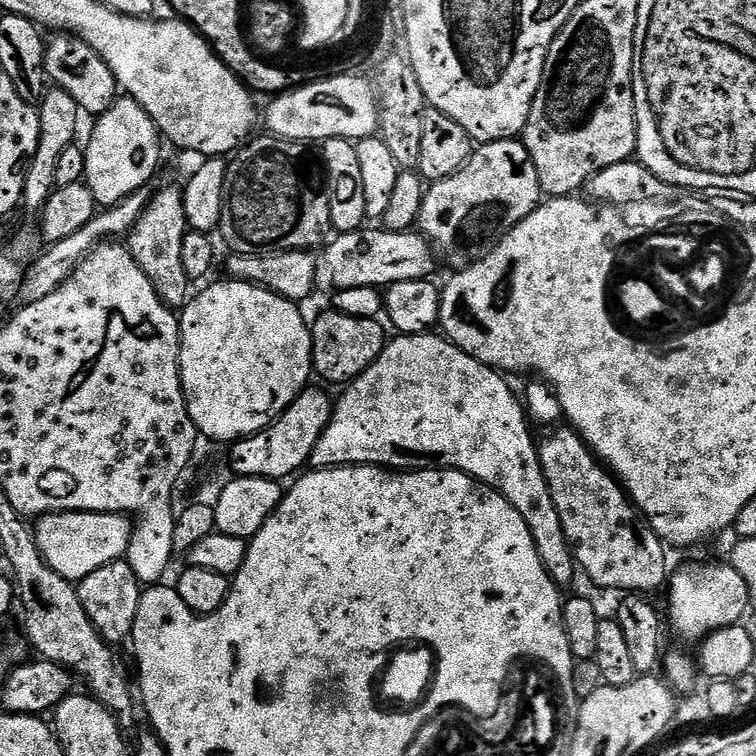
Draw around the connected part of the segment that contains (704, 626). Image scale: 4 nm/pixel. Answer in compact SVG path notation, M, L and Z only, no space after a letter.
M731 563L700 564L697 568L673 571L668 592L668 616L680 636L688 640L703 641L719 628L739 625L750 612L748 587Z

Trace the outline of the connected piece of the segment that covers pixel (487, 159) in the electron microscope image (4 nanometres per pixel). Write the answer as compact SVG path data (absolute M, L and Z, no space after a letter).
M516 138L511 140L490 140L481 143L479 147L473 151L472 157L464 163L464 169L462 169L461 172L455 172L453 176L446 180L435 181L435 183L425 191L418 228L424 239L432 245L437 257L439 257L443 263L445 260L445 262L452 267L452 270L459 270L461 268L468 268L472 264L477 264L479 260L484 260L486 254L493 252L498 246L498 242L502 238L506 238L506 234L510 234L510 230L514 230L514 226L518 226L518 222L522 222L526 219L533 210L540 207L541 203L542 193L540 191L540 183L538 182L538 170L534 170L534 162L530 158L530 154L526 150L524 143Z

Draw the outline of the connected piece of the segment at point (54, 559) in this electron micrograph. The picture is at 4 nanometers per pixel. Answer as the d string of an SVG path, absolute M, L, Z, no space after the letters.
M49 512L35 521L38 550L62 578L79 582L94 575L102 566L124 560L132 540L134 524L119 512Z

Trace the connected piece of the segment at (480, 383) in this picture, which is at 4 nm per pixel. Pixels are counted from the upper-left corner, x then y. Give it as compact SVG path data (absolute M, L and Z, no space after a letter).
M403 334L397 335L395 337L397 340L389 339L384 345L382 354L374 363L367 368L366 371L358 379L352 381L351 384L347 385L343 389L344 397L341 400L337 399L334 404L334 411L332 413L332 421L326 426L326 430L322 434L322 438L318 438L318 446L314 446L312 451L312 459L310 461L311 467L313 469L319 470L321 468L343 468L345 466L379 466L385 470L451 470L453 472L465 472L468 476L474 477L475 480L479 480L481 484L485 484L488 488L493 488L498 494L502 494L506 498L506 502L510 502L510 506L514 506L514 510L518 510L518 514L522 514L522 518L526 522L526 526L532 531L532 537L534 538L534 546L538 550L538 558L542 558L542 566L547 570L548 577L556 583L557 586L565 586L572 580L572 575L577 575L578 565L576 563L576 557L572 554L572 548L568 544L568 539L566 538L566 532L562 530L562 520L558 518L558 510L554 510L554 498L550 498L550 490L546 486L546 478L544 477L544 471L540 465L540 454L538 451L537 441L534 439L532 441L533 429L530 427L530 421L526 415L525 405L522 403L521 397L519 395L512 393L512 388L507 384L505 377L501 375L497 369L488 368L482 362L478 362L474 358L470 358L470 354L466 354L462 349L456 344L452 343L451 340L445 338L440 334L425 334L423 336L406 336Z

